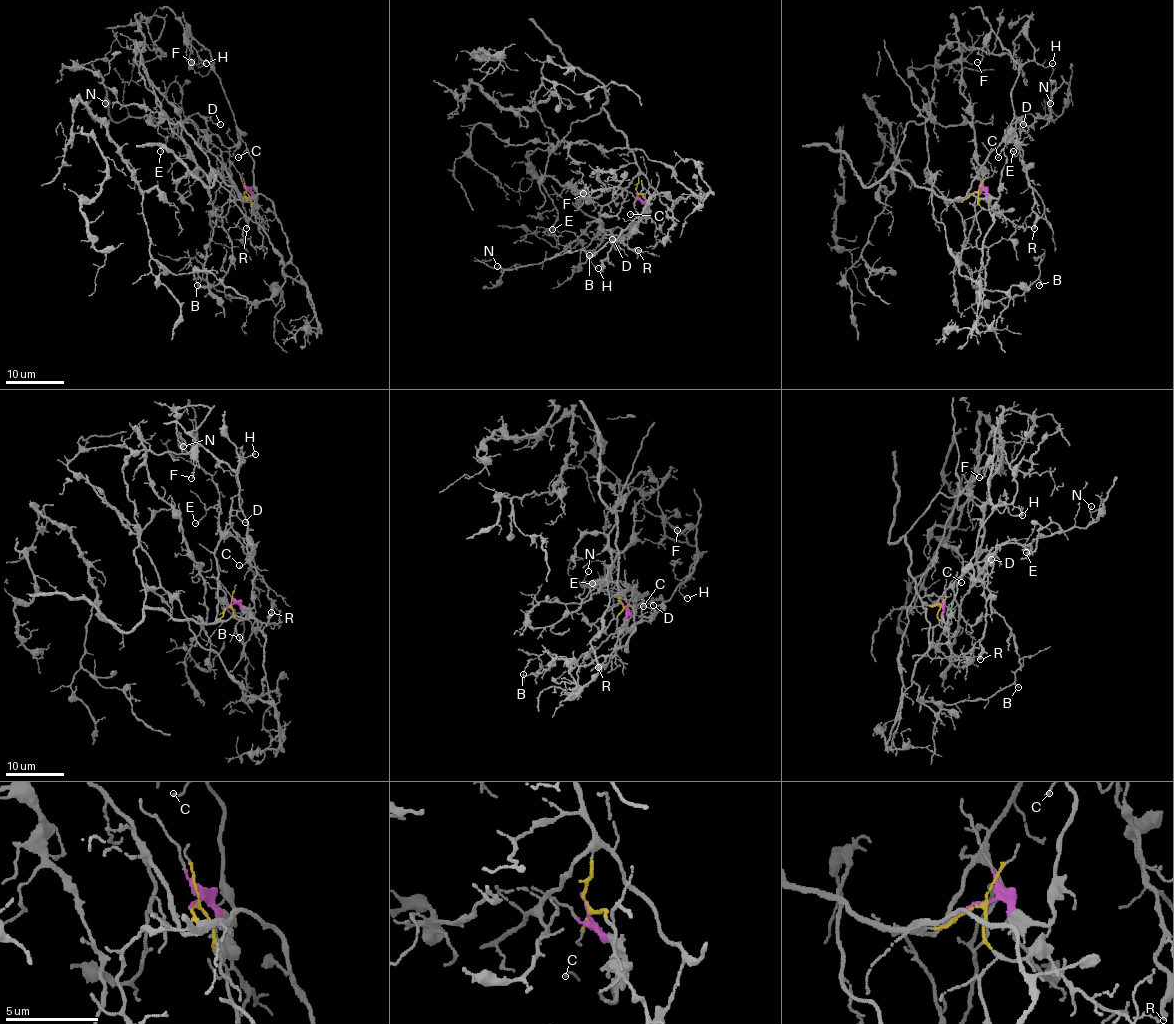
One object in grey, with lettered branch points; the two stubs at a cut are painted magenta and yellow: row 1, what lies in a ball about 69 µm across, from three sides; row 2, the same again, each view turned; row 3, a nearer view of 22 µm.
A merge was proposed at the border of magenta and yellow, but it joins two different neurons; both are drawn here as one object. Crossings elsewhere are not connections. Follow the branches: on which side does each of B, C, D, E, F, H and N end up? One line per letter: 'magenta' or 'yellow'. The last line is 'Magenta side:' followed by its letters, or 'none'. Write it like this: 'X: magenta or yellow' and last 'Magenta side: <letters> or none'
B: yellow
C: magenta
D: yellow
E: yellow
F: magenta
H: magenta
N: yellow
Magenta side: C, F, H

